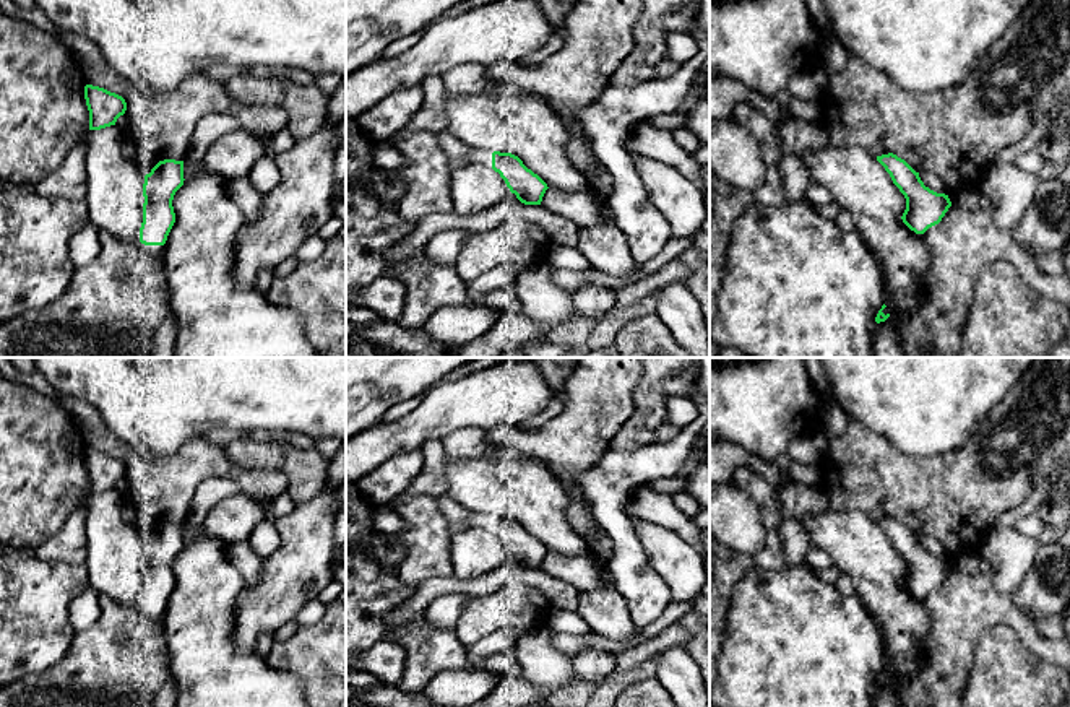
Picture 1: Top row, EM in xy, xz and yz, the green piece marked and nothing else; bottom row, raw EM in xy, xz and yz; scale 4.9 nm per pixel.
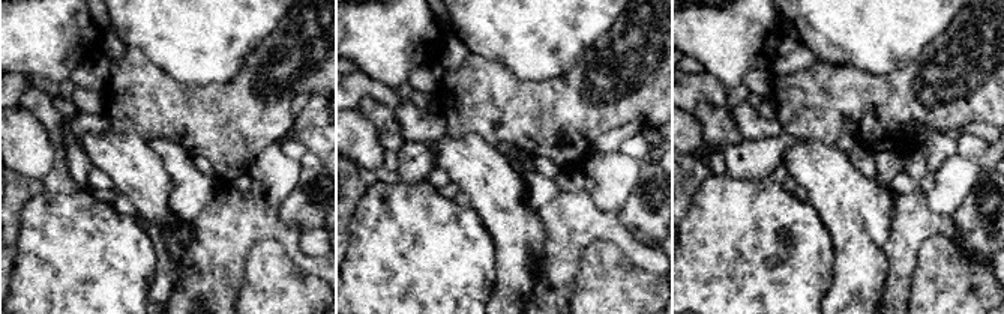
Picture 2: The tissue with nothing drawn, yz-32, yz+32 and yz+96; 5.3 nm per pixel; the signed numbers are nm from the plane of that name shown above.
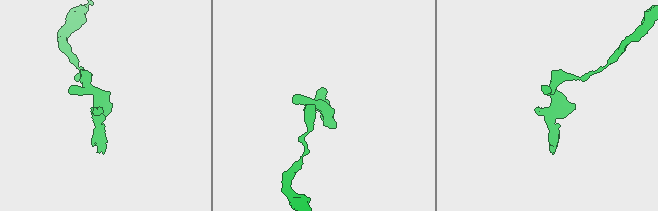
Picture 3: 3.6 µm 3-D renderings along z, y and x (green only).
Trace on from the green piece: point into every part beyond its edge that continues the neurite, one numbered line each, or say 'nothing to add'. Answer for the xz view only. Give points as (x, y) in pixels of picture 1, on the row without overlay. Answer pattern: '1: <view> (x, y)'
1: xz (474, 520)

